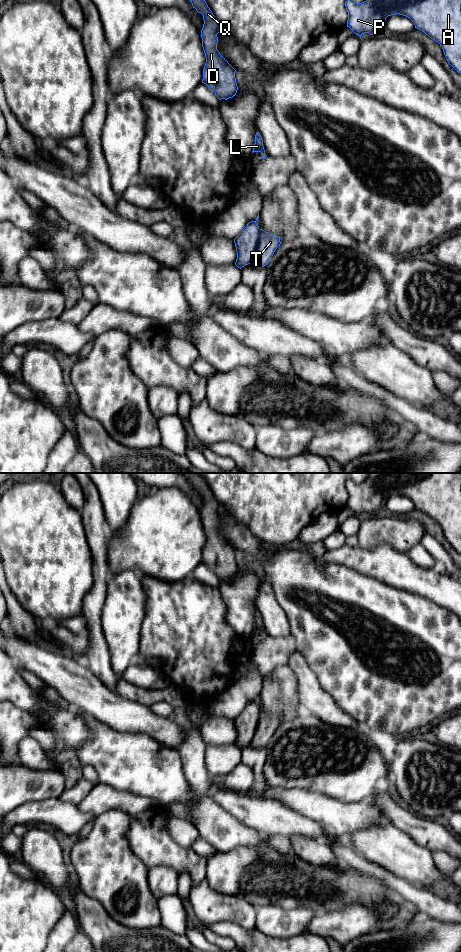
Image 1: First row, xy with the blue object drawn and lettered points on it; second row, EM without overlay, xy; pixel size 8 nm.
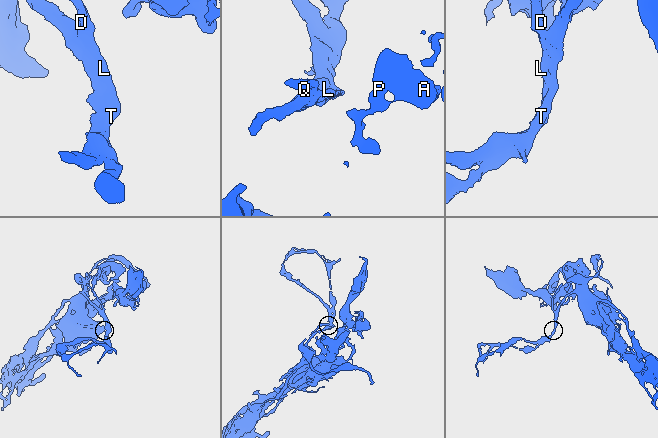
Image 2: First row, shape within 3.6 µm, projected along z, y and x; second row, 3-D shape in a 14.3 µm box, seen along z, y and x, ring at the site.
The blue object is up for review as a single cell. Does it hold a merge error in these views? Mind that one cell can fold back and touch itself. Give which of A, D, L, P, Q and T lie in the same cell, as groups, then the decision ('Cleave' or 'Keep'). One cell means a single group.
Groups: A D L P Q T. Keep

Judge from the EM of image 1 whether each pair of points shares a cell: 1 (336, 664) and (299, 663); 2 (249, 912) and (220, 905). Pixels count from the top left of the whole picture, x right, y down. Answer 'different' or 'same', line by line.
1: different
2: same

